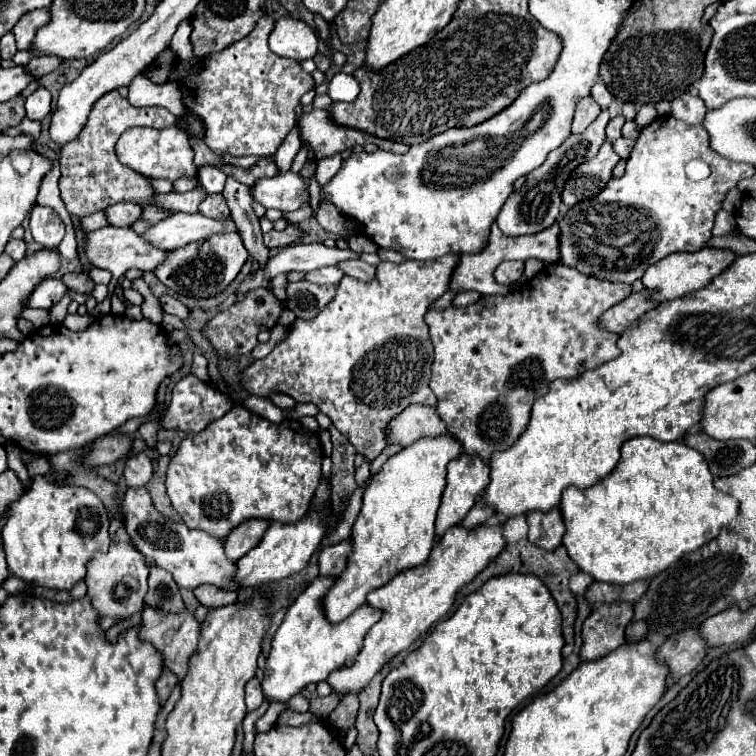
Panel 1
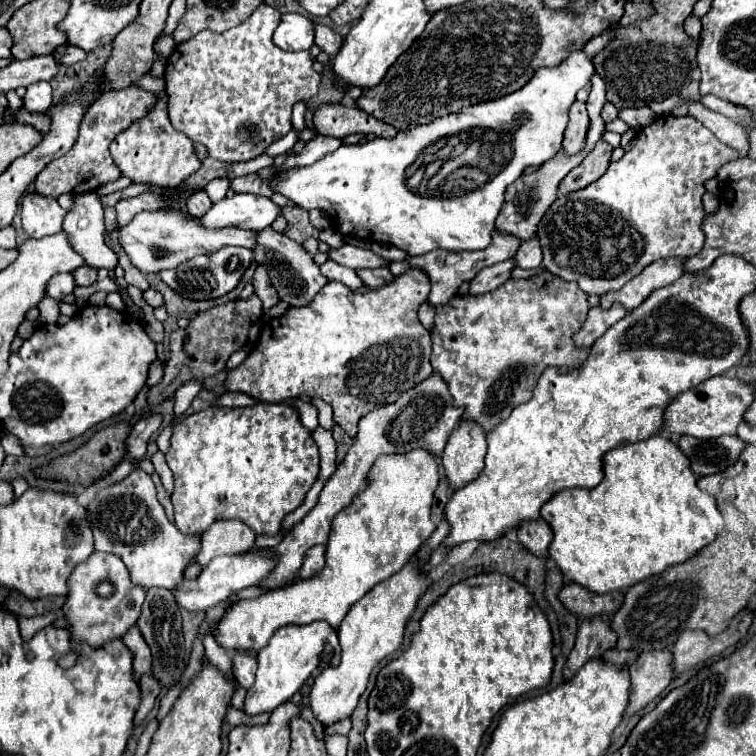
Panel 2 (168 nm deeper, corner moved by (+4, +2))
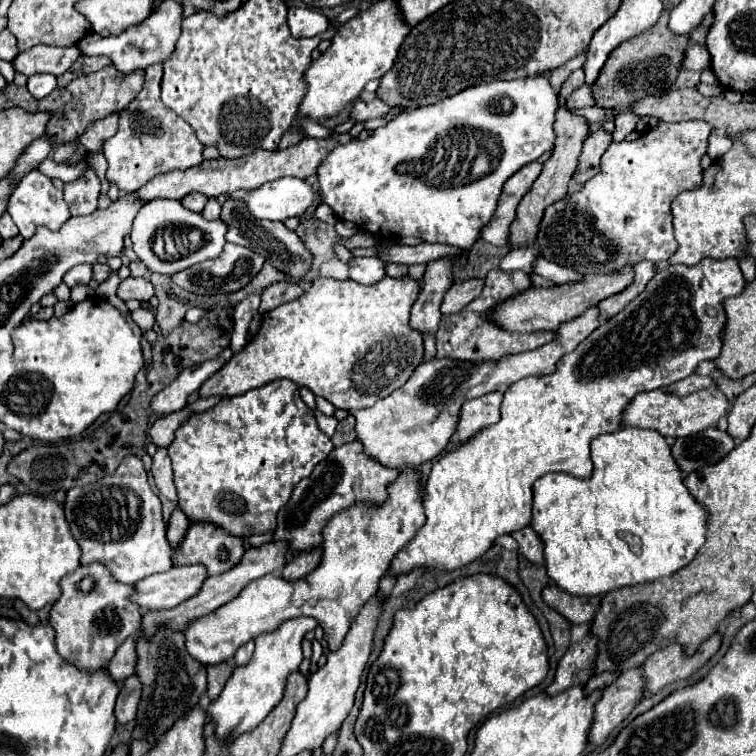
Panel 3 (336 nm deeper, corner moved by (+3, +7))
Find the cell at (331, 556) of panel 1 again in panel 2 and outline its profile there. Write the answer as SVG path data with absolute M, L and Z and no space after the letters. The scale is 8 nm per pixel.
M314 545L314 547L310 547L310 549L306 551L304 563L302 563L302 567L298 569L296 577L298 577L298 579L310 579L314 573L322 571L322 567L324 567L324 551L326 551L324 545Z

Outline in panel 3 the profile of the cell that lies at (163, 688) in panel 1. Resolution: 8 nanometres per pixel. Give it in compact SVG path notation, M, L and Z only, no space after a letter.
M137 676L127 678L121 684L121 694L117 698L117 706L115 706L115 716L119 724L127 724L131 720L135 720L137 716L137 708L141 702L141 682Z

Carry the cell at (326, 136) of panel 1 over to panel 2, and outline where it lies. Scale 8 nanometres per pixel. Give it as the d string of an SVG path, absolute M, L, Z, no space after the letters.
M340 103L322 105L314 113L314 127L320 135L332 135L338 139L352 133L372 133L376 137L396 135L396 129L392 125L386 125L384 121L378 121L376 117L362 113L362 109L358 107L344 107Z

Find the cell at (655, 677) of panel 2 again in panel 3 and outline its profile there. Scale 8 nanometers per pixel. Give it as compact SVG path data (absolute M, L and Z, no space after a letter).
M631 668L621 672L621 676L603 690L603 696L599 700L599 704L595 704L595 724L591 728L591 746L587 748L587 752L591 752L595 746L601 746L605 742L605 738L631 714L631 710L639 704L639 700L645 694L645 678L641 668Z

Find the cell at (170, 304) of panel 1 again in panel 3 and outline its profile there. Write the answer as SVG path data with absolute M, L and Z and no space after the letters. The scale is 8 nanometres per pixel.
M127 278L127 280L121 282L121 286L119 286L119 290L117 290L117 296L119 296L121 300L135 298L135 300L147 304L147 302L155 296L153 290L155 290L155 288L153 288L153 284L151 284L147 278Z

